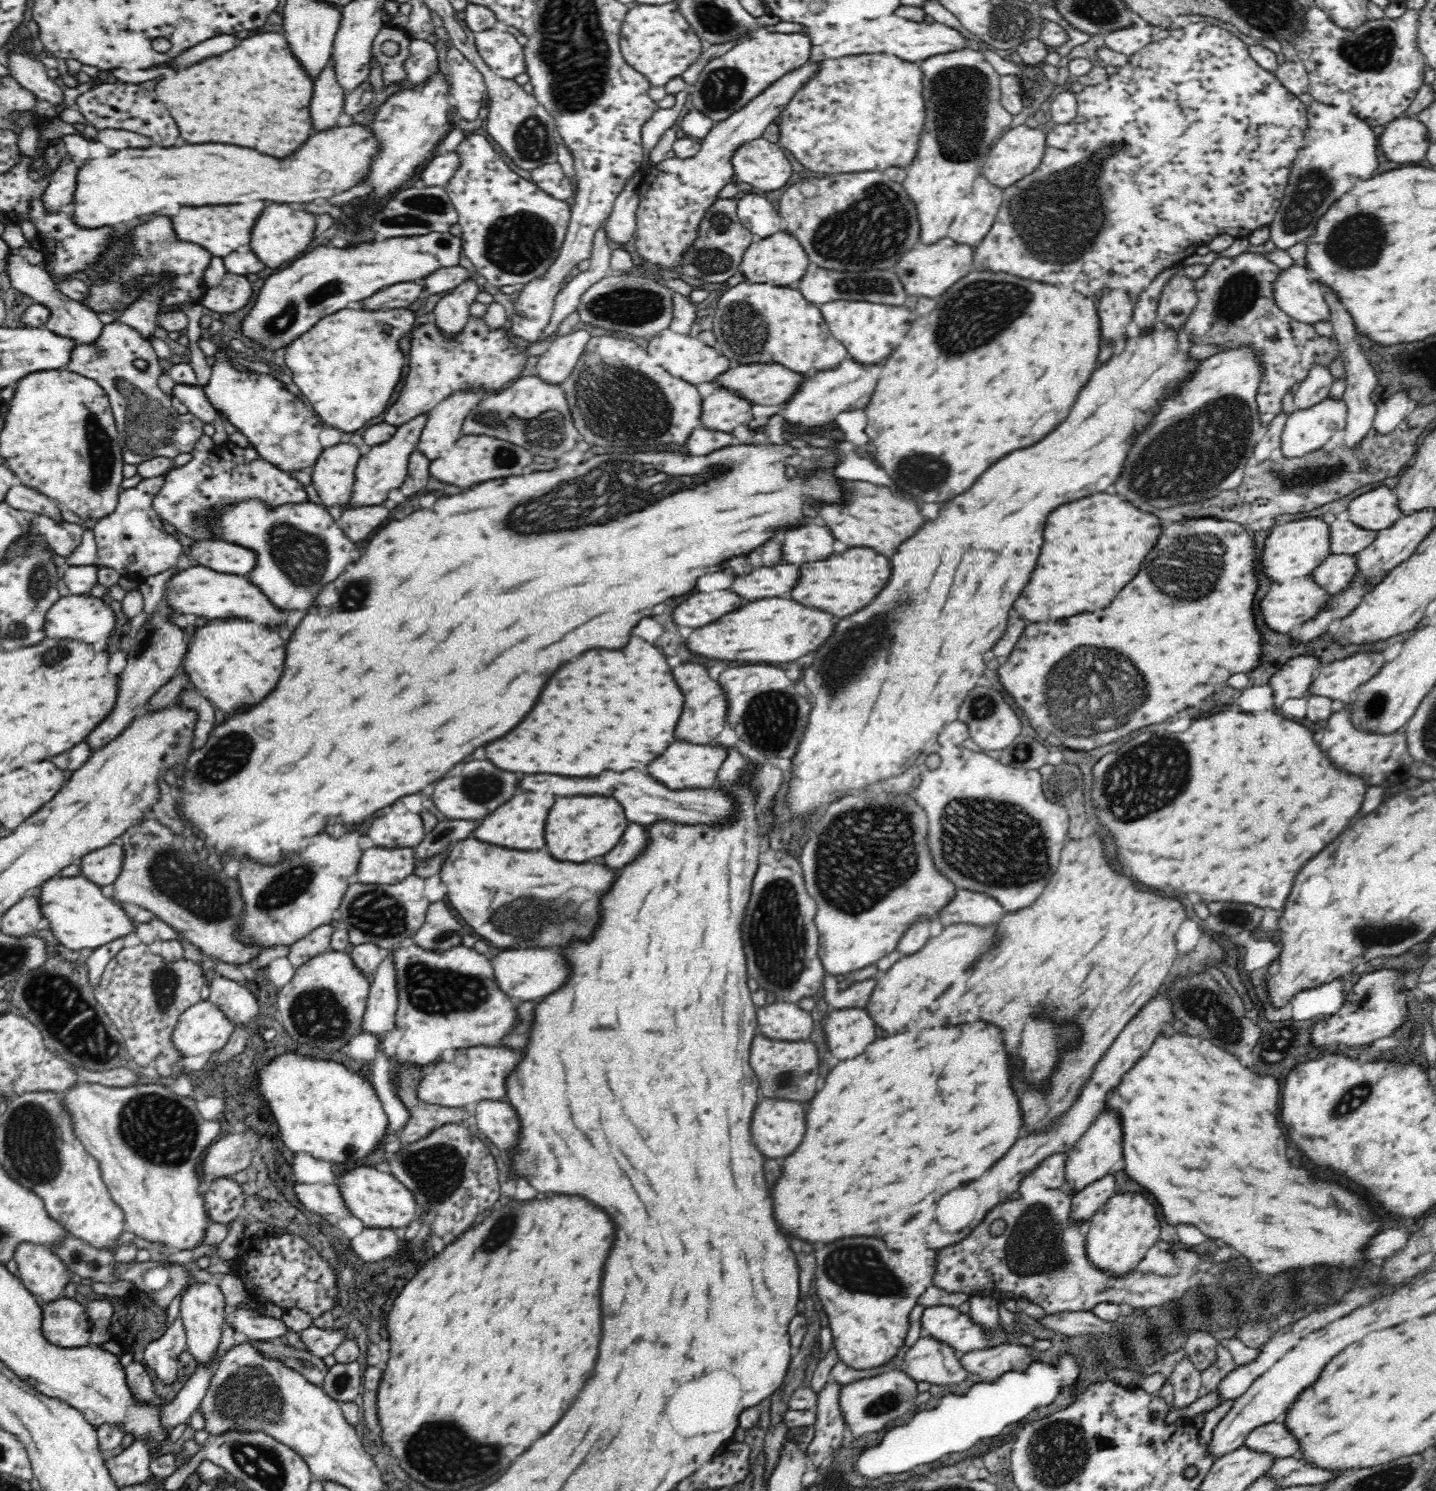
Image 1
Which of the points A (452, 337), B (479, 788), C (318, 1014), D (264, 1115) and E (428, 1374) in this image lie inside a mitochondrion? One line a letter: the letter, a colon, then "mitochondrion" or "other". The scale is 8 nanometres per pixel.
A: other
B: mitochondrion
C: mitochondrion
D: other
E: other

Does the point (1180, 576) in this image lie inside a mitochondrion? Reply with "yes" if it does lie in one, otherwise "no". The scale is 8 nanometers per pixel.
yes

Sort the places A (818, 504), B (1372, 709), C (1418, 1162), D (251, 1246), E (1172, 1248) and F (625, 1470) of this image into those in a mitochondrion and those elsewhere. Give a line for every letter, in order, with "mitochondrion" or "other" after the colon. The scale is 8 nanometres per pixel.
A: other
B: mitochondrion
C: other
D: other
E: other
F: other

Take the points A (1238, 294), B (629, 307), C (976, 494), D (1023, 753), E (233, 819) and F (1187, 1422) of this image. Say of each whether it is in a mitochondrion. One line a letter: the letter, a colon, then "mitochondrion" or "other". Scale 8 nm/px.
A: mitochondrion
B: mitochondrion
C: other
D: mitochondrion
E: other
F: other

